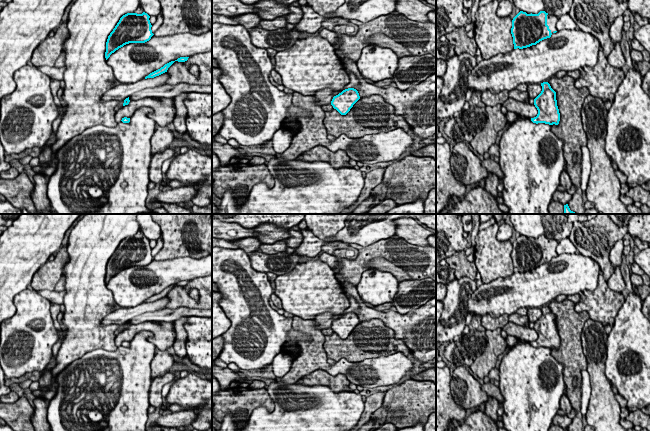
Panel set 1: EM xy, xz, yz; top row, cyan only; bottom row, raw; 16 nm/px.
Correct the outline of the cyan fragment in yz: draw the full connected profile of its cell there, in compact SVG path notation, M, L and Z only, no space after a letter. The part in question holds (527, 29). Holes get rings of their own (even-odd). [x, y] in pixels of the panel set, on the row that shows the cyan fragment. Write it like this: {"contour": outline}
{"contour": "M520 11L512 20L511 34L514 49L527 48L550 38L557 32L558 19L559 17L549 15L545 11L540 11L538 14Z"}

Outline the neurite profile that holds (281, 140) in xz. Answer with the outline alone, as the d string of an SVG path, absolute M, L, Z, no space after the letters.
M280 128L276 131L271 139L272 147L276 153L283 153L291 144L293 133L289 130Z

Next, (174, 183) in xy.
M176 179L174 180L165 180L166 181L166 184L164 186L169 186L171 189L173 188L179 188L179 187L182 187L182 186L188 186L188 187L194 187L196 188L196 185L194 184L184 184Z

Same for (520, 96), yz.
M517 89L509 91L509 98L513 98L523 103L527 101L531 105L534 104L534 99L530 98L527 92L521 92Z

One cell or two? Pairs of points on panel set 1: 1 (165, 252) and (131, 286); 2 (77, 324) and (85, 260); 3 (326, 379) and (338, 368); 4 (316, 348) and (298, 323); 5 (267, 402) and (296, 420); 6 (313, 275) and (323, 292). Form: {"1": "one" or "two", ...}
{"1": "two", "2": "one", "3": "two", "4": "one", "5": "two", "6": "one"}

